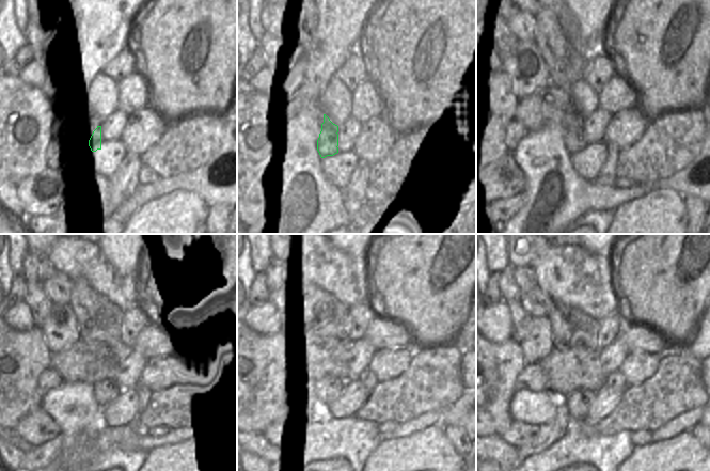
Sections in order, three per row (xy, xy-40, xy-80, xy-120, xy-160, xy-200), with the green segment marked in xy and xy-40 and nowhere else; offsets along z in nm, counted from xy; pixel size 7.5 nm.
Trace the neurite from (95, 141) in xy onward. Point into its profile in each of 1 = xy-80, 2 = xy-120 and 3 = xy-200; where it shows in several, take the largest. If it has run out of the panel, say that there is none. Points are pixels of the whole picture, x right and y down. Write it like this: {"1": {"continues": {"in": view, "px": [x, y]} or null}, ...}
{"1": {"continues": {"in": "xy-80", "px": [572, 136]}}, "2": {"continues": {"in": "xy-120", "px": [97, 387]}}, "3": {"continues": {"in": "xy-200", "px": [579, 402]}}}

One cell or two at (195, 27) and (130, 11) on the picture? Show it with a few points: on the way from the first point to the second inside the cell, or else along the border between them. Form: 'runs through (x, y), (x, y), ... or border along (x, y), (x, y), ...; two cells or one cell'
border along (146, 11), (139, 20), (137, 38); two cells

